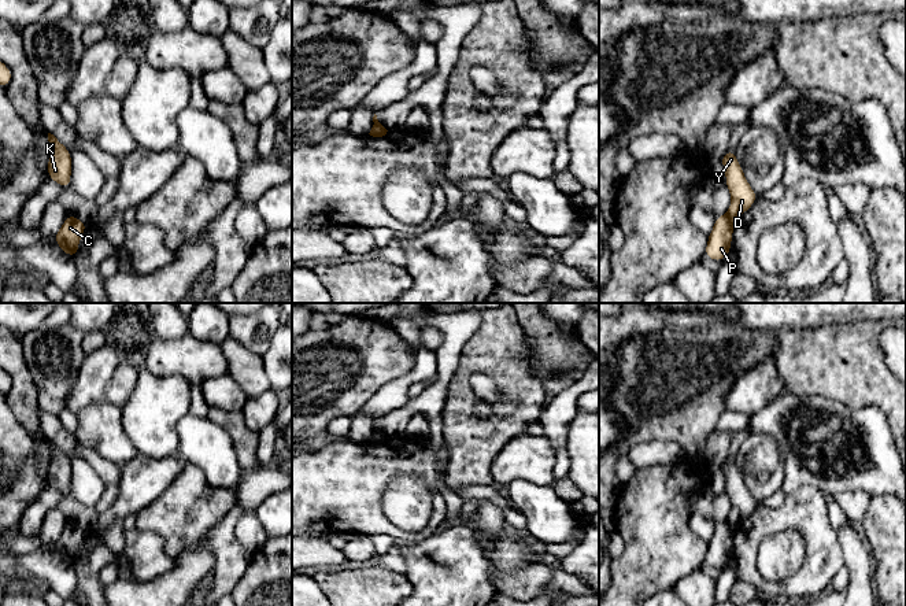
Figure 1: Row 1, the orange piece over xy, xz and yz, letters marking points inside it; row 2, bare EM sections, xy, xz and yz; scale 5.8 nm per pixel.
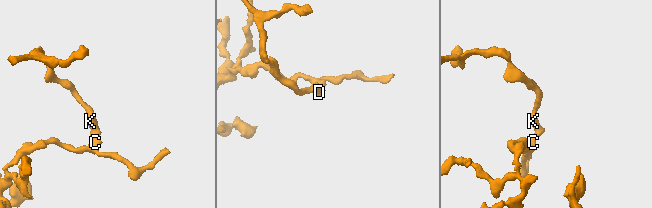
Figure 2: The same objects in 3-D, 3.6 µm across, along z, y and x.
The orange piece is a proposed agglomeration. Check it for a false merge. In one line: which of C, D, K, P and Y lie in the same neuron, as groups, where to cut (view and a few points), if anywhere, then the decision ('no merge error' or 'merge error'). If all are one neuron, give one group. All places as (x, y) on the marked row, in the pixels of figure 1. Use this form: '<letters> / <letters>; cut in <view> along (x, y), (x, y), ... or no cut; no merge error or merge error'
C P / D K Y; cut in yz along (727, 214), (732, 221); merge error

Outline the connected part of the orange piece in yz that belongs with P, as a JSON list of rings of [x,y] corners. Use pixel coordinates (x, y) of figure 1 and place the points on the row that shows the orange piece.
[[[728,215],[715,217],[713,230],[709,234],[705,256],[722,262],[731,254],[733,237],[733,221]]]

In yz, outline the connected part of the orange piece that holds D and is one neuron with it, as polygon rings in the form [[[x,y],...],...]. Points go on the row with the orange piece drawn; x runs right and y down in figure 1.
[[[731,148],[720,159],[725,169],[726,188],[732,196],[726,215],[735,221],[743,215],[759,197],[746,180],[743,169],[736,159],[736,152]]]

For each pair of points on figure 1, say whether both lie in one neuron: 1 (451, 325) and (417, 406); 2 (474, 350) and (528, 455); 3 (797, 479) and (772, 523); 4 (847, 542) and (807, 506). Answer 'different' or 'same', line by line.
1: same
2: different
3: different
4: different

